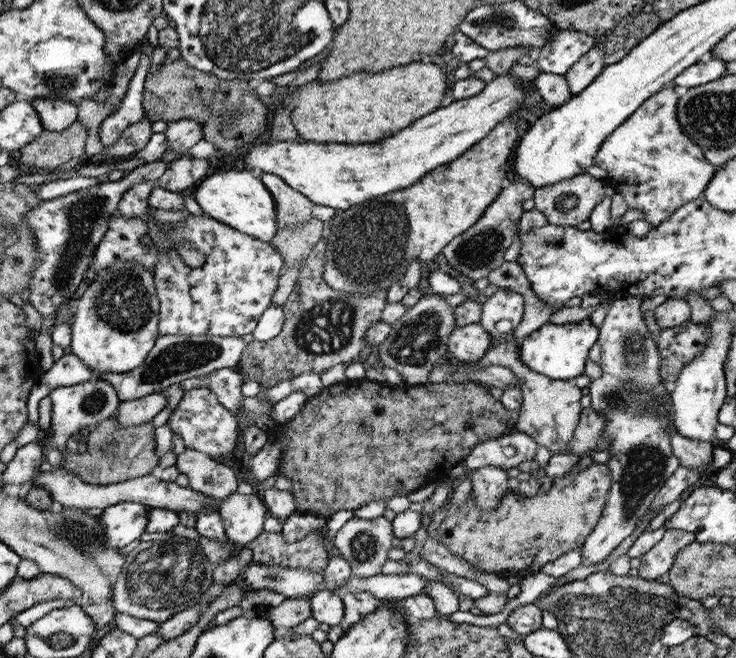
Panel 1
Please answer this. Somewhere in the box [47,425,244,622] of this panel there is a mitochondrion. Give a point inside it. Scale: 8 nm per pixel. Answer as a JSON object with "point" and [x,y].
{"point":[164,576]}

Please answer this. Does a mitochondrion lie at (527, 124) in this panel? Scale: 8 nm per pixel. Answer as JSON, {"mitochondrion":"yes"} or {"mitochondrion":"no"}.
{"mitochondrion":"no"}

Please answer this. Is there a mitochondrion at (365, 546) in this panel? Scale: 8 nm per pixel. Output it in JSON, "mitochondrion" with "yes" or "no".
{"mitochondrion":"yes"}

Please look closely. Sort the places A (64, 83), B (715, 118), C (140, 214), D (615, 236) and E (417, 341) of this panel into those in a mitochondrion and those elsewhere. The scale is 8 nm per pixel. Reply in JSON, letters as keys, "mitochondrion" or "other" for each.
{"A":"mitochondrion","B":"mitochondrion","C":"other","D":"other","E":"mitochondrion"}

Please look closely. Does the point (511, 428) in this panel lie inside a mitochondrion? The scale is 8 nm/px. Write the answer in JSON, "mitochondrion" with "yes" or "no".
{"mitochondrion":"no"}

